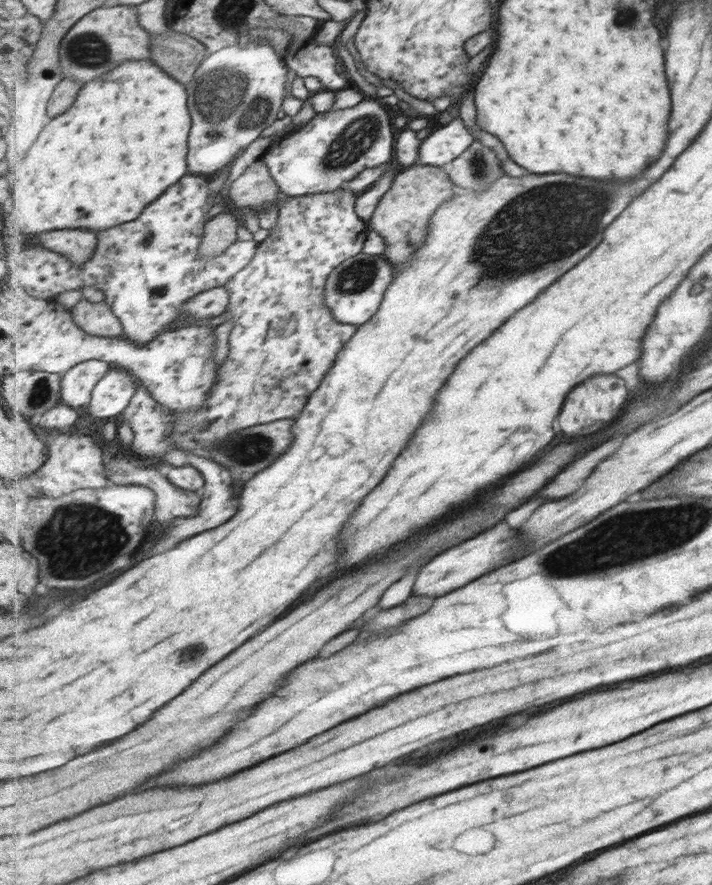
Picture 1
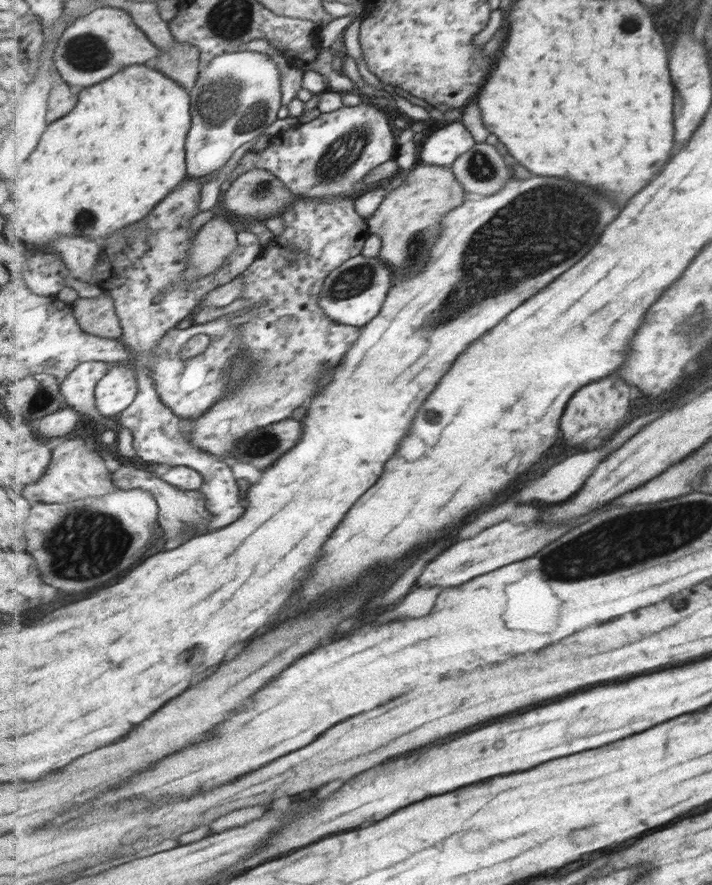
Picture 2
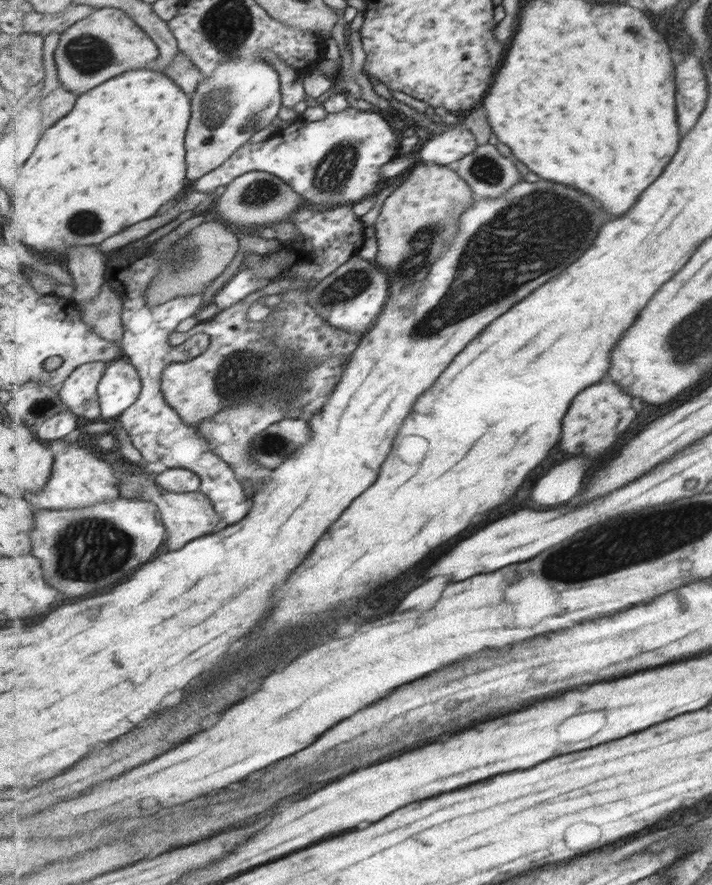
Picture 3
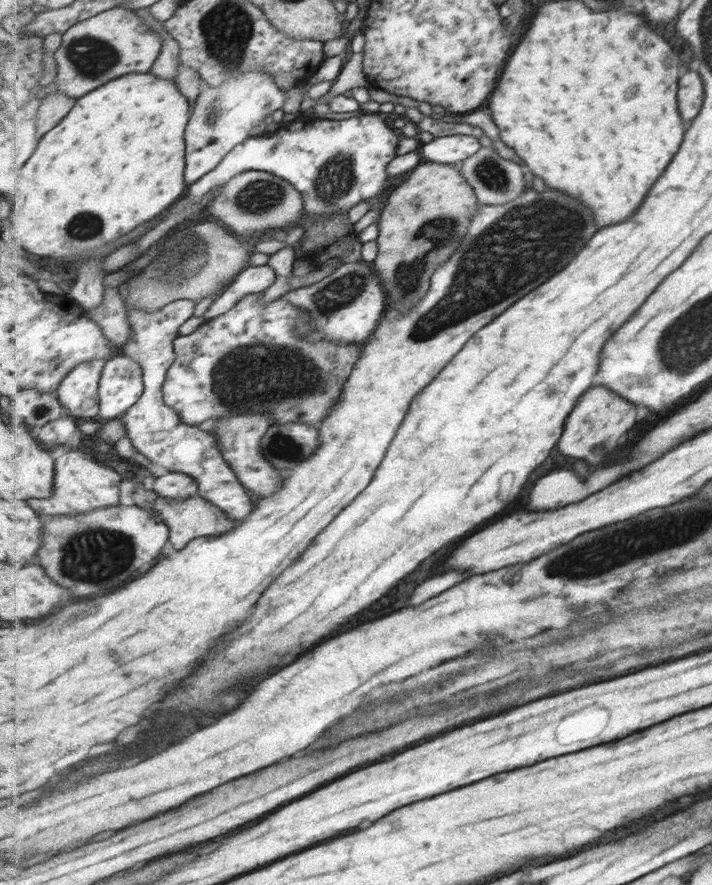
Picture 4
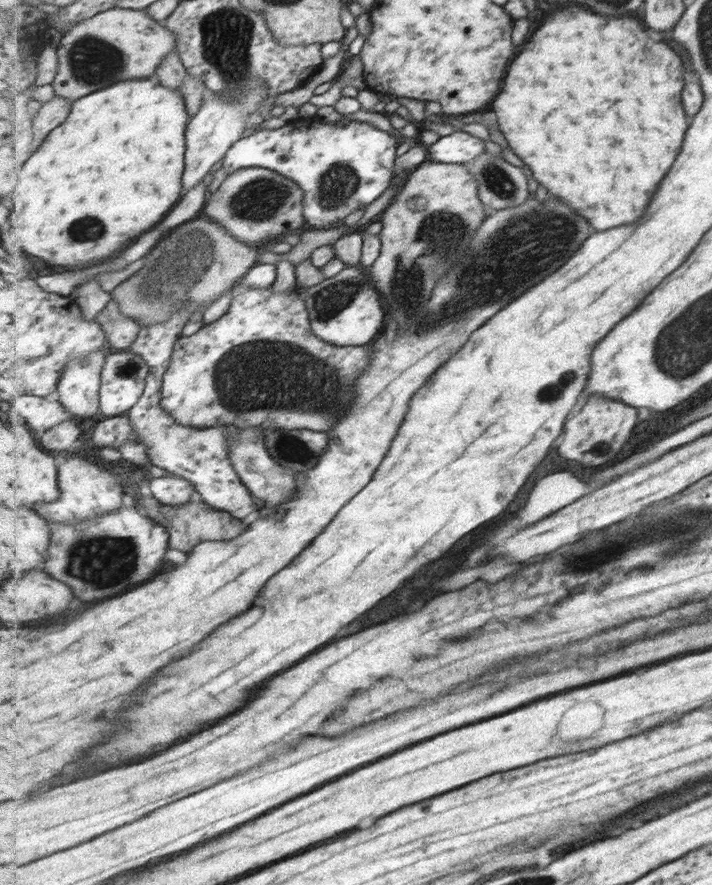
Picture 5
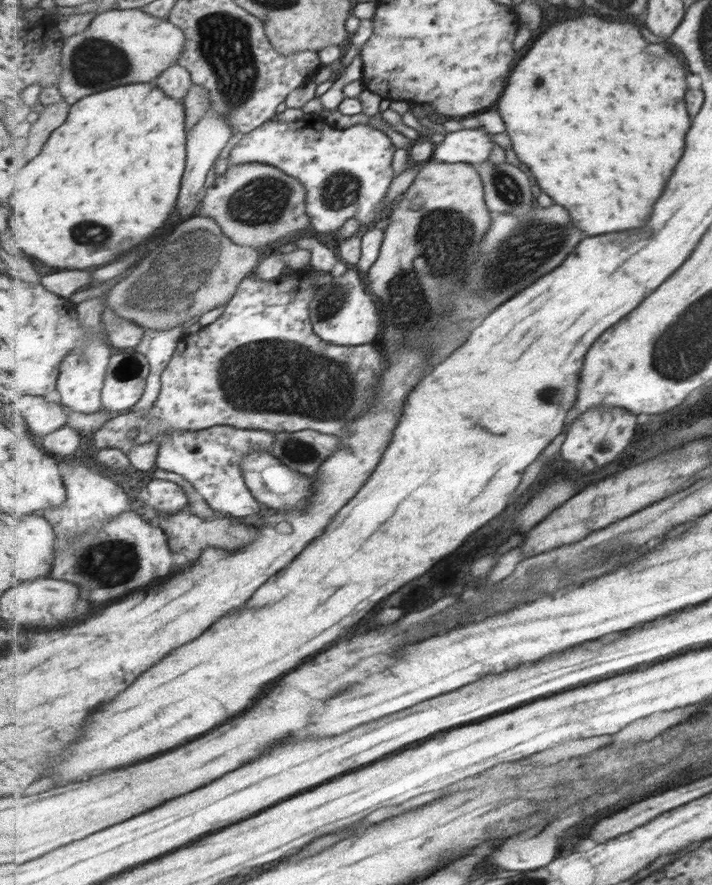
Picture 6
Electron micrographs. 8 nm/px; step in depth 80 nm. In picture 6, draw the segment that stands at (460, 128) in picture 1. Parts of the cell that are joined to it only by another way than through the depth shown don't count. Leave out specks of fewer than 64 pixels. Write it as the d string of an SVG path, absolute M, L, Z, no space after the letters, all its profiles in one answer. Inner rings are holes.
M460 129L444 135L444 139L436 144L433 161L475 165L485 162L495 146L491 134L484 129Z

